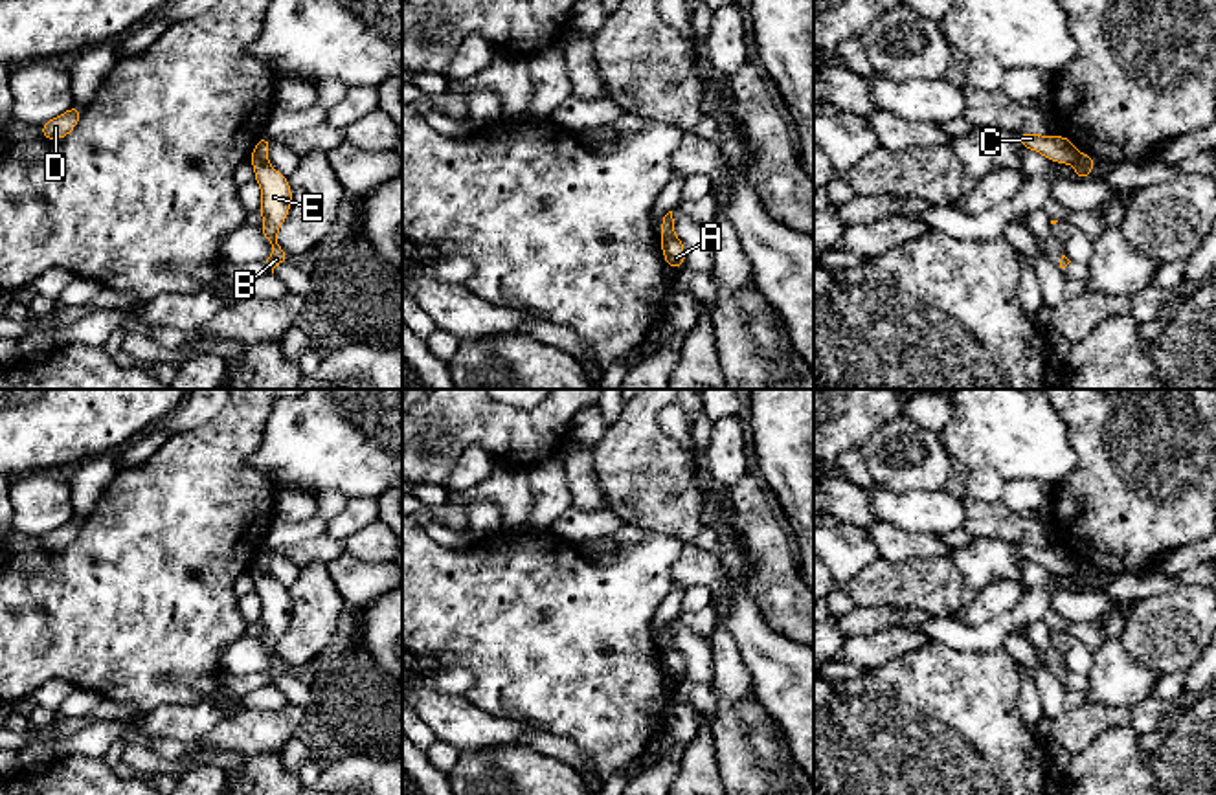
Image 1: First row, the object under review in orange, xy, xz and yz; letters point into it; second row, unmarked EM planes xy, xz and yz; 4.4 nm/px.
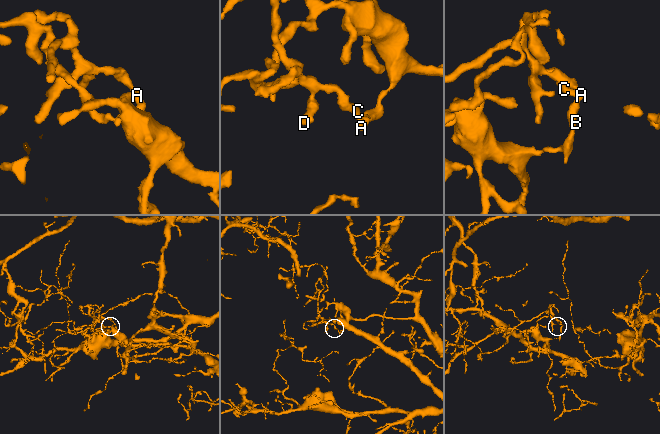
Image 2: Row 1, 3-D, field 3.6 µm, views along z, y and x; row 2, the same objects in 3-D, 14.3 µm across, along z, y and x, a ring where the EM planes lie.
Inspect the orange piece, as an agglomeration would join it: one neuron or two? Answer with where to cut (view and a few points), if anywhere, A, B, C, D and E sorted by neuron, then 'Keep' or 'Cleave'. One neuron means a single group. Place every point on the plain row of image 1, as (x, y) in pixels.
Split along xy (265, 568), (250, 571). Groups: A B E / C D. Cleave

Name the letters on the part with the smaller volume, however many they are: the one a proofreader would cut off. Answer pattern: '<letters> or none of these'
C, D

